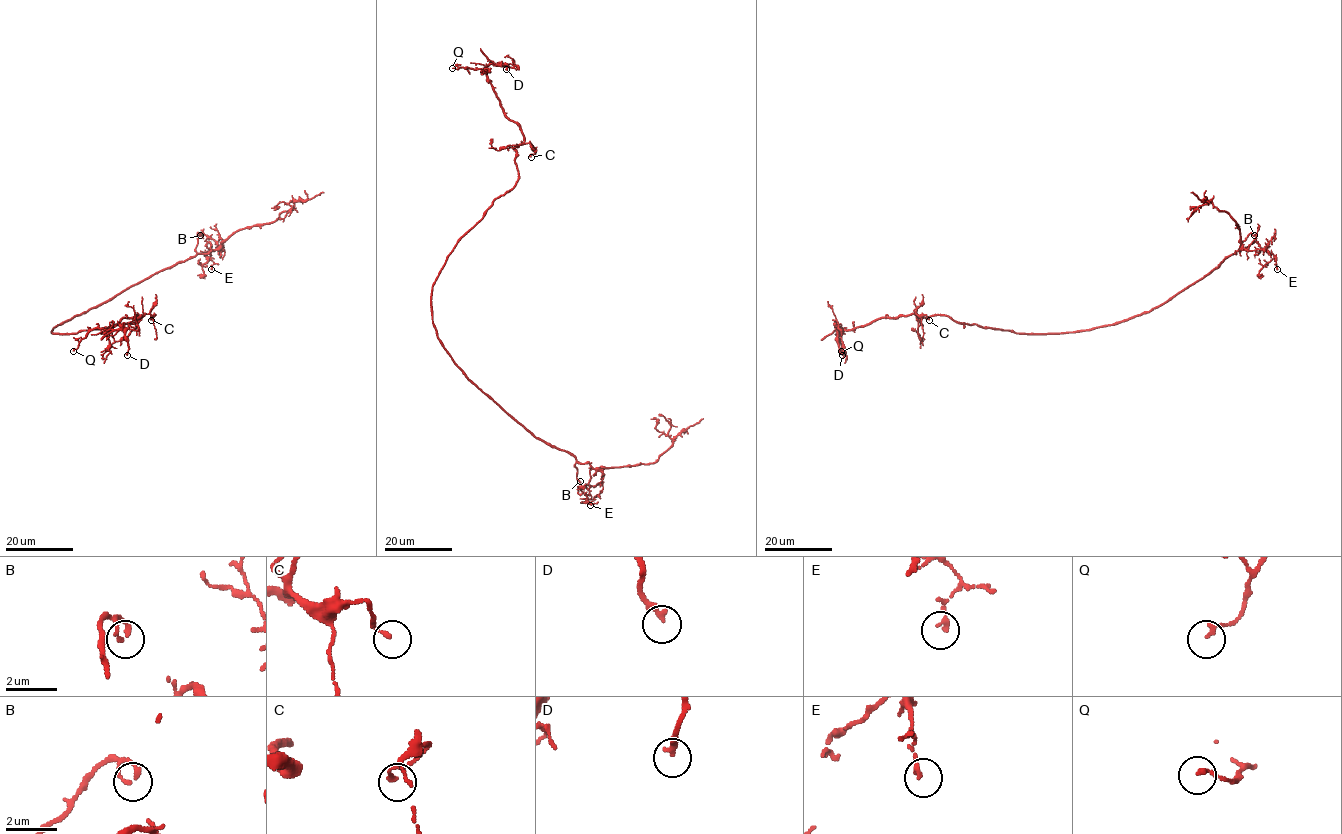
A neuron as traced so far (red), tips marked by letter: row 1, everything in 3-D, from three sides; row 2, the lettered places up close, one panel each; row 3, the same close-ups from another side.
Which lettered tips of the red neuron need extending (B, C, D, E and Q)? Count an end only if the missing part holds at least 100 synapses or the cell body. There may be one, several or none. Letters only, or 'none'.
none

